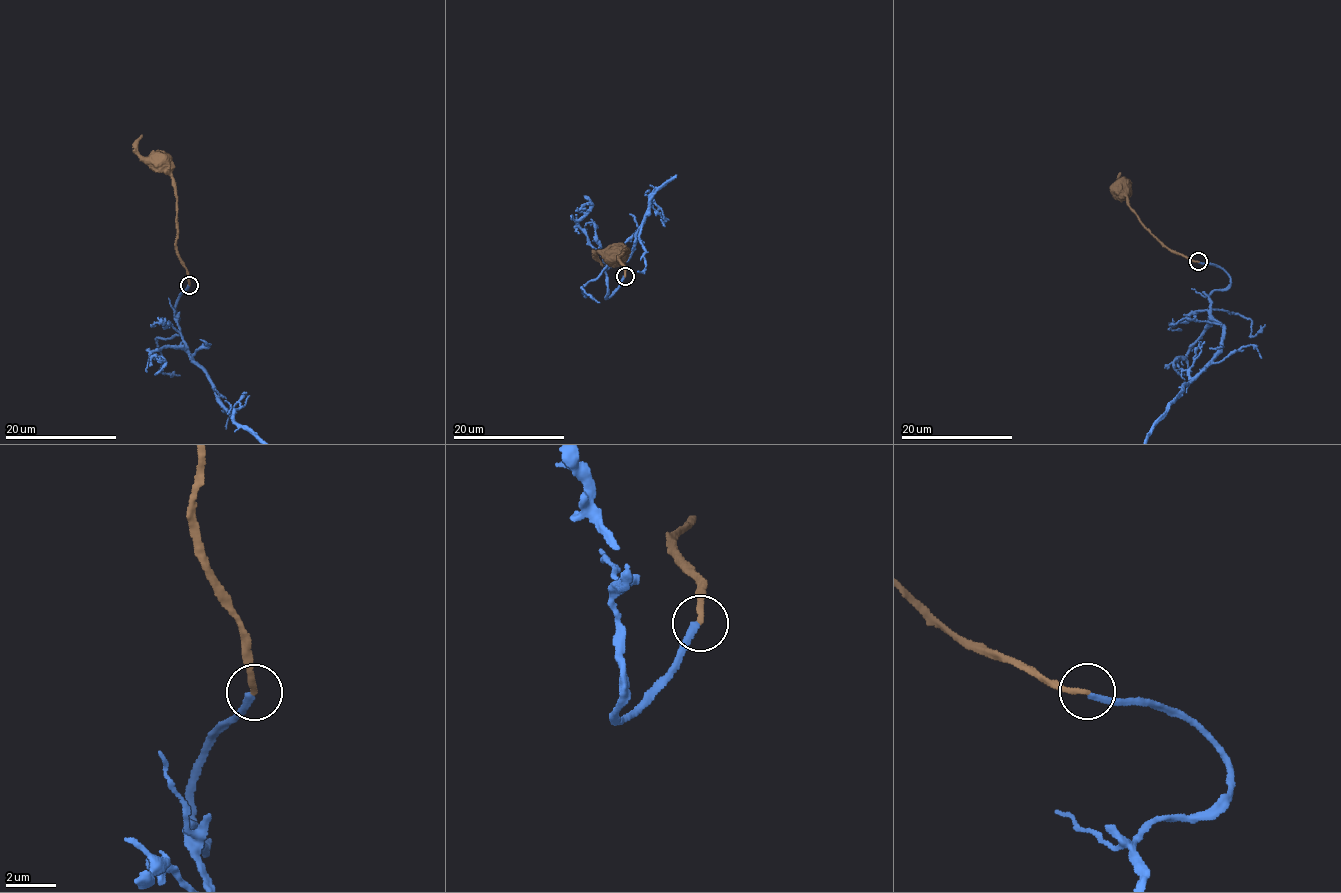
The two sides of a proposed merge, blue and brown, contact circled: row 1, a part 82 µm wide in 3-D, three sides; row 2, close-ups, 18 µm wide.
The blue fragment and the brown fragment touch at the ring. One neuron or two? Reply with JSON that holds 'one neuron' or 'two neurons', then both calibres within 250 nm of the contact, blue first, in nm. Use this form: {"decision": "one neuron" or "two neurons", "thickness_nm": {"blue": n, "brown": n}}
{"decision": "one neuron", "thickness_nm": {"blue": 240, "brown": 200}}

